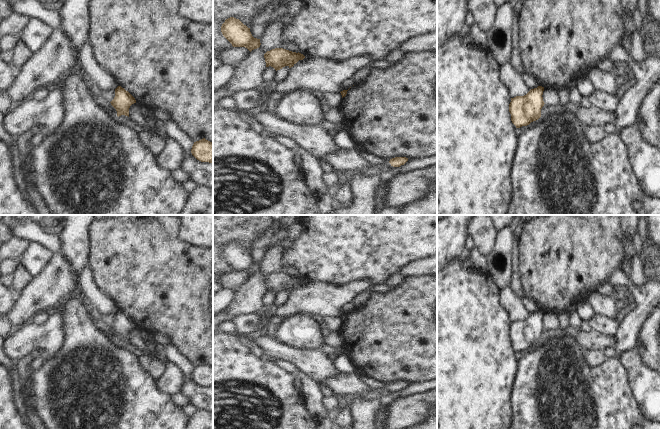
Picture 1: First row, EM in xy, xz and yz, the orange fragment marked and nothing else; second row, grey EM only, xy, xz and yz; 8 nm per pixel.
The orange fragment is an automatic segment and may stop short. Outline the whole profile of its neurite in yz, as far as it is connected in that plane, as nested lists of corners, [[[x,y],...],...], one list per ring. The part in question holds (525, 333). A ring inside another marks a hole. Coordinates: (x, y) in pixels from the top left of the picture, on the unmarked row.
[[[538,310],[524,320],[511,322],[509,336],[516,352],[527,350],[541,341],[541,333],[545,328],[542,321],[543,315],[544,311]]]

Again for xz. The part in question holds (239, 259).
[[[234,241],[225,244],[221,256],[233,271],[245,271],[251,276],[261,269],[260,263],[252,260],[250,252]]]

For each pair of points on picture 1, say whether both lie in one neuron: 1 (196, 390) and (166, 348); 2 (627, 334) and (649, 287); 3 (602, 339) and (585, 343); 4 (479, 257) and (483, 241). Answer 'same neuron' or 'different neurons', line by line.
1: same neuron
2: same neuron
3: same neuron
4: different neurons

